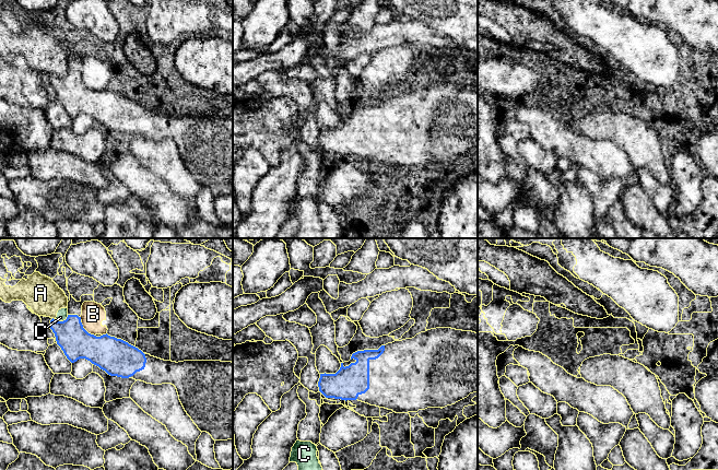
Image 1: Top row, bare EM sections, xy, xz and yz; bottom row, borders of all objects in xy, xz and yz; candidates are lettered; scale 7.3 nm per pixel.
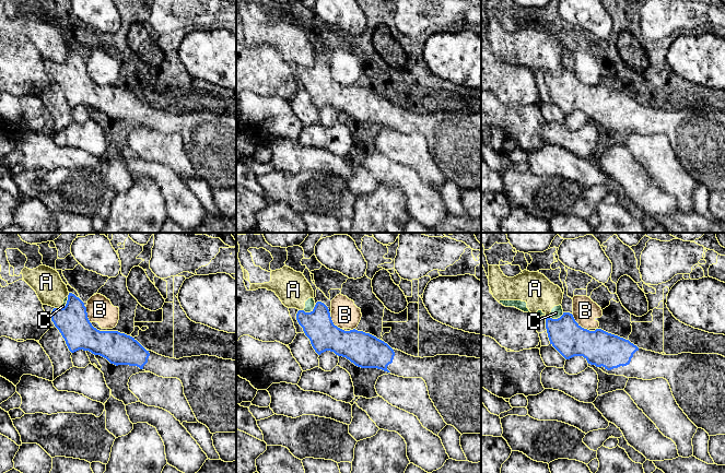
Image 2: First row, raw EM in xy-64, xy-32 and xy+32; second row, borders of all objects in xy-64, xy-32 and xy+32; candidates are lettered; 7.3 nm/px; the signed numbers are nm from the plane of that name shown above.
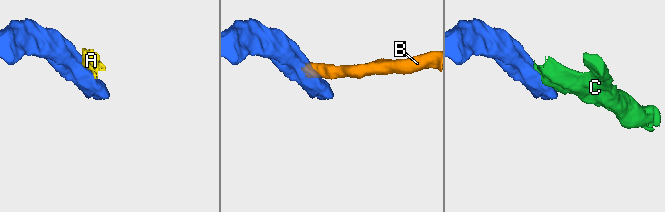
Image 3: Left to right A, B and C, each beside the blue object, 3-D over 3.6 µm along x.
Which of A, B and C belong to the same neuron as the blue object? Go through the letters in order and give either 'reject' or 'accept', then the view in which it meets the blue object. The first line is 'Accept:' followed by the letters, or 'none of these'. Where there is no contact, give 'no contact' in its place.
Accept: none of these
A: reject; meets blue in xy
B: reject; meets blue in xy
C: reject; meets blue in xy

